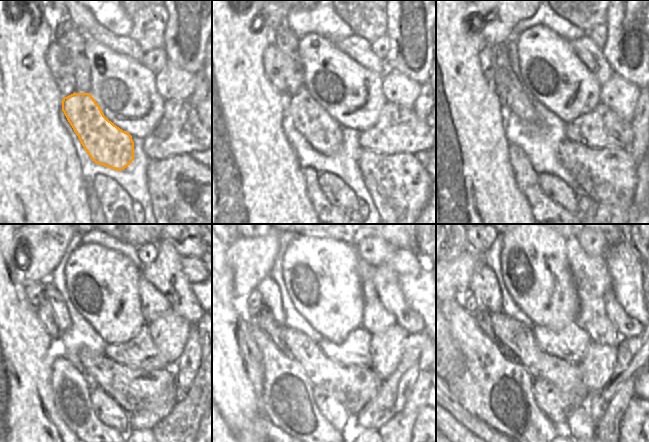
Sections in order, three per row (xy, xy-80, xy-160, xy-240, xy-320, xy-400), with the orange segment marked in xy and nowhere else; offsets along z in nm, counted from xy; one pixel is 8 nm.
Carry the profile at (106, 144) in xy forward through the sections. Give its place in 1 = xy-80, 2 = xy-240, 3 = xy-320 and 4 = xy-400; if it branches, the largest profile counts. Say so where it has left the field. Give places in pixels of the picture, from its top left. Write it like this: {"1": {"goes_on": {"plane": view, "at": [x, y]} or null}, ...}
{"1": {"goes_on": {"plane": "xy-80", "at": [311, 120]}}, "2": {"goes_on": {"plane": "xy-240", "at": [62, 318]}}, "3": {"goes_on": {"plane": "xy-320", "at": [271, 297]}}, "4": {"goes_on": {"plane": "xy-400", "at": [484, 286]}}}

